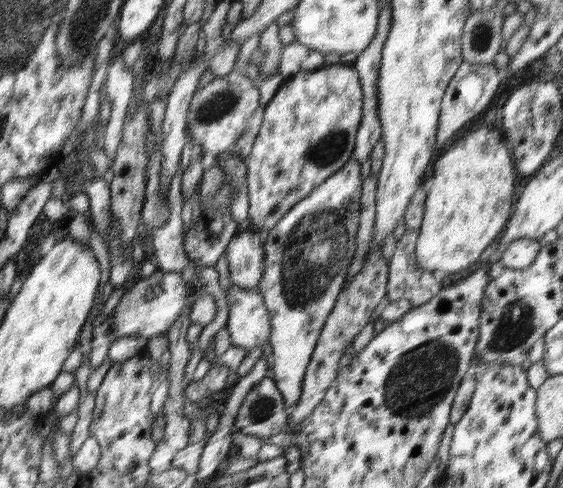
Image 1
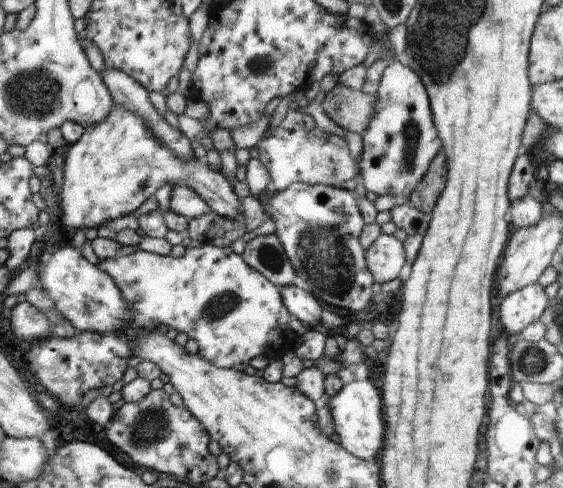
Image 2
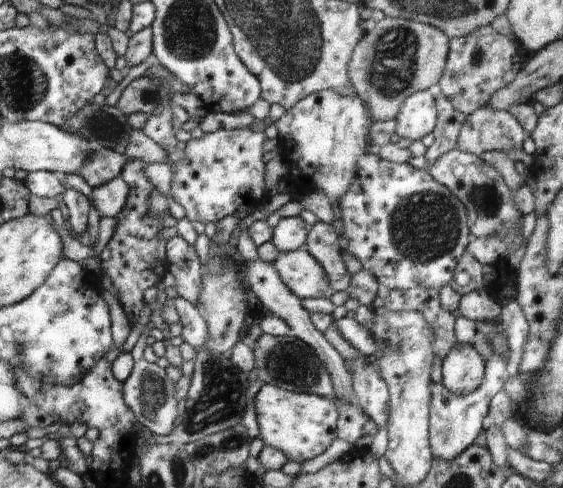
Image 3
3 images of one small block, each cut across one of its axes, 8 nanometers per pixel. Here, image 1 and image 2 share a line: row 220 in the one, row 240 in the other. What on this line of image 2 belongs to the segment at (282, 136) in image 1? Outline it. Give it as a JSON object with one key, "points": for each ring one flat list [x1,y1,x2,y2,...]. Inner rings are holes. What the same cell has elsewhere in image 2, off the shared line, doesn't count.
{"points":[[276,233,250,240,245,244,244,252,240,256,274,286,298,286,298,275,290,260,286,258]]}

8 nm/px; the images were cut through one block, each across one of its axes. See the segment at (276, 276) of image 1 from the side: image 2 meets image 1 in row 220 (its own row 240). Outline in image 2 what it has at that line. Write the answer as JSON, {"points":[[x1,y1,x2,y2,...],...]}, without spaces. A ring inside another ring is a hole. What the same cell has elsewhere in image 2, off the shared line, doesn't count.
{"points":[[295,182,287,187,284,187,281,191,276,191,275,193,270,193,267,196,267,201,265,202,265,212,266,218,271,218,272,222,274,222,275,233,279,238,280,244,282,244,283,251,286,253,286,258,290,260,296,274,306,280,306,284,308,284,308,292,315,296,322,302,322,304,330,304,330,306,339,306,342,308,346,308,346,310,350,310,350,312,363,312,370,301,372,300,374,294,374,289,377,287,375,282,373,281,372,273,368,270,365,261,365,250,362,248,360,244,359,238,364,228,365,222,363,221,358,200,355,197,353,192,347,191,345,189,339,187,333,187,330,185,309,185,303,182]]}

